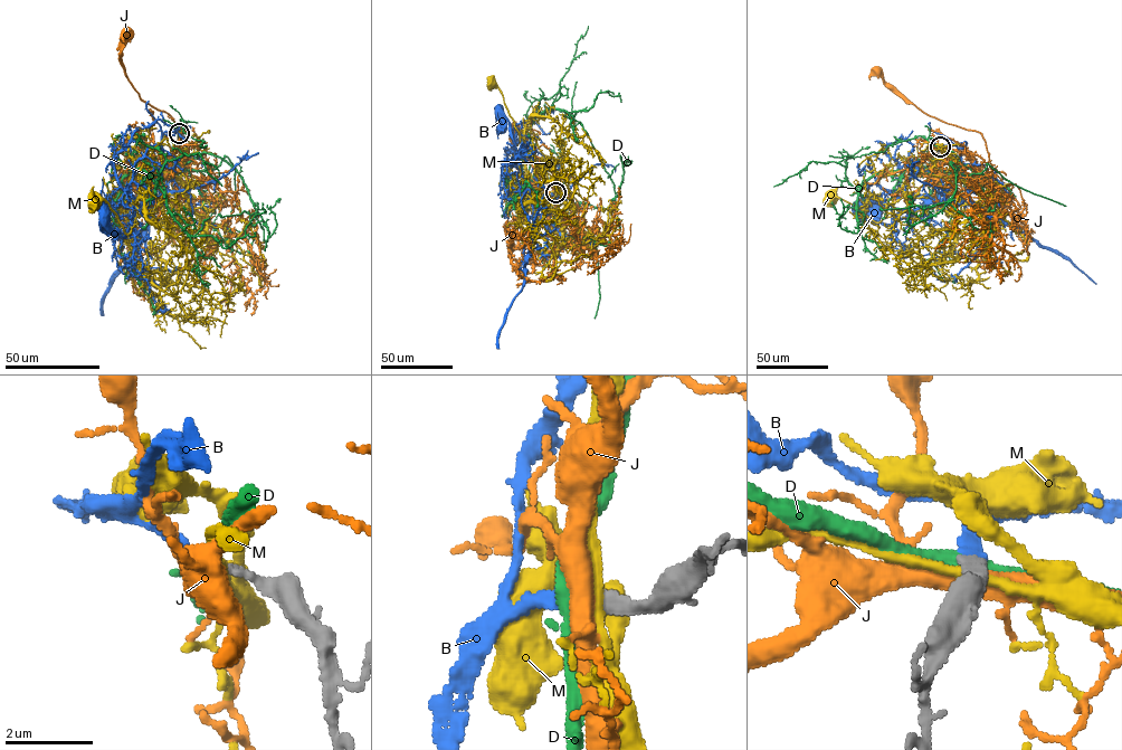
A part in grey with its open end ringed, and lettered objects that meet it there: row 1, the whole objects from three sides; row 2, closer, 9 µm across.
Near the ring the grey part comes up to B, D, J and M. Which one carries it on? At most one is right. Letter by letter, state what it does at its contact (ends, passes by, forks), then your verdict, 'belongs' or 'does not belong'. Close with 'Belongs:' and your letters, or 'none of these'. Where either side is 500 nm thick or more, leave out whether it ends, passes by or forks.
B: it ends there; belongs
D: it passes by; does not belong
J: it forks there; does not belong
M: it passes by; does not belong
Belongs: B

